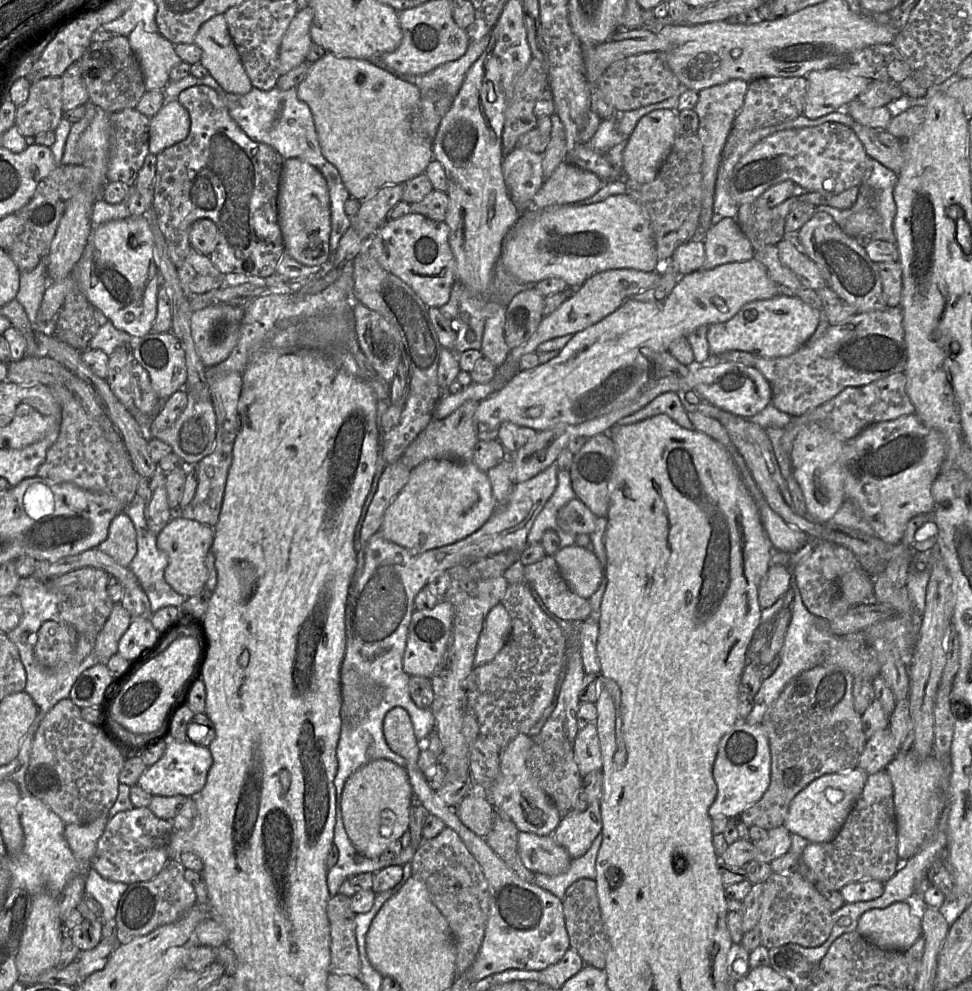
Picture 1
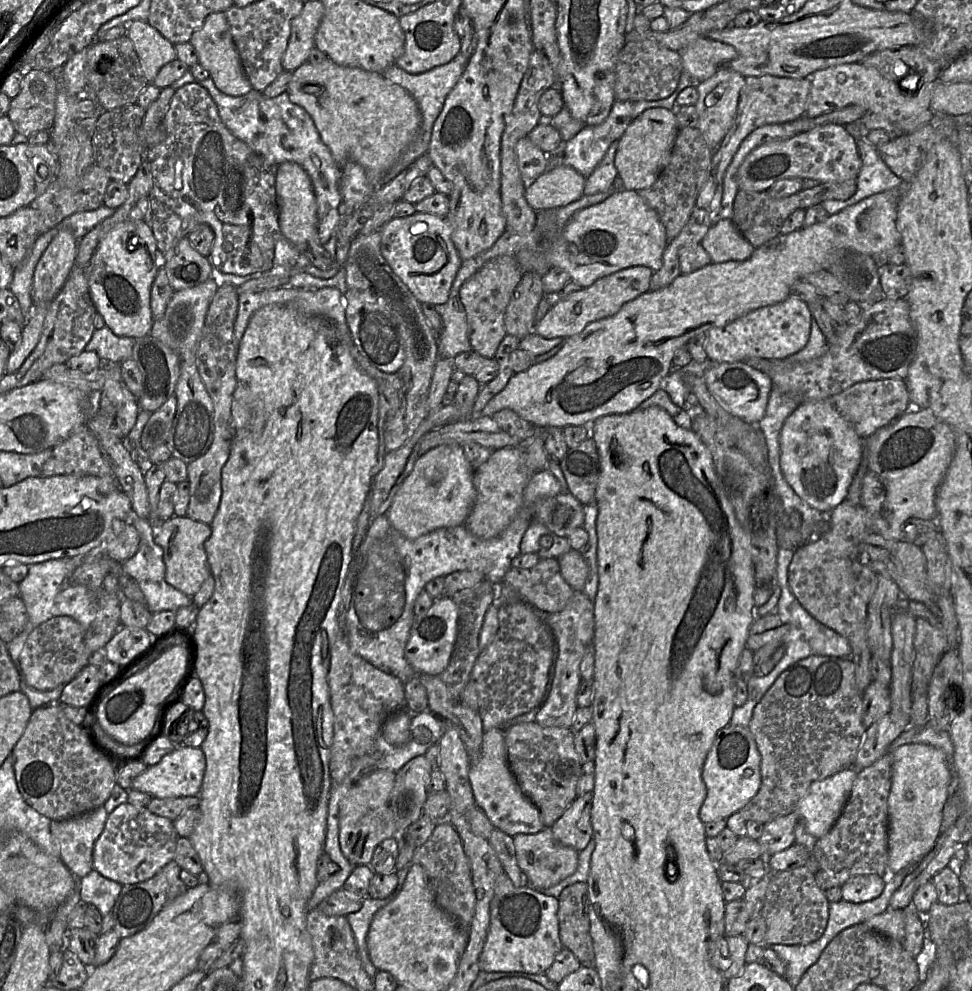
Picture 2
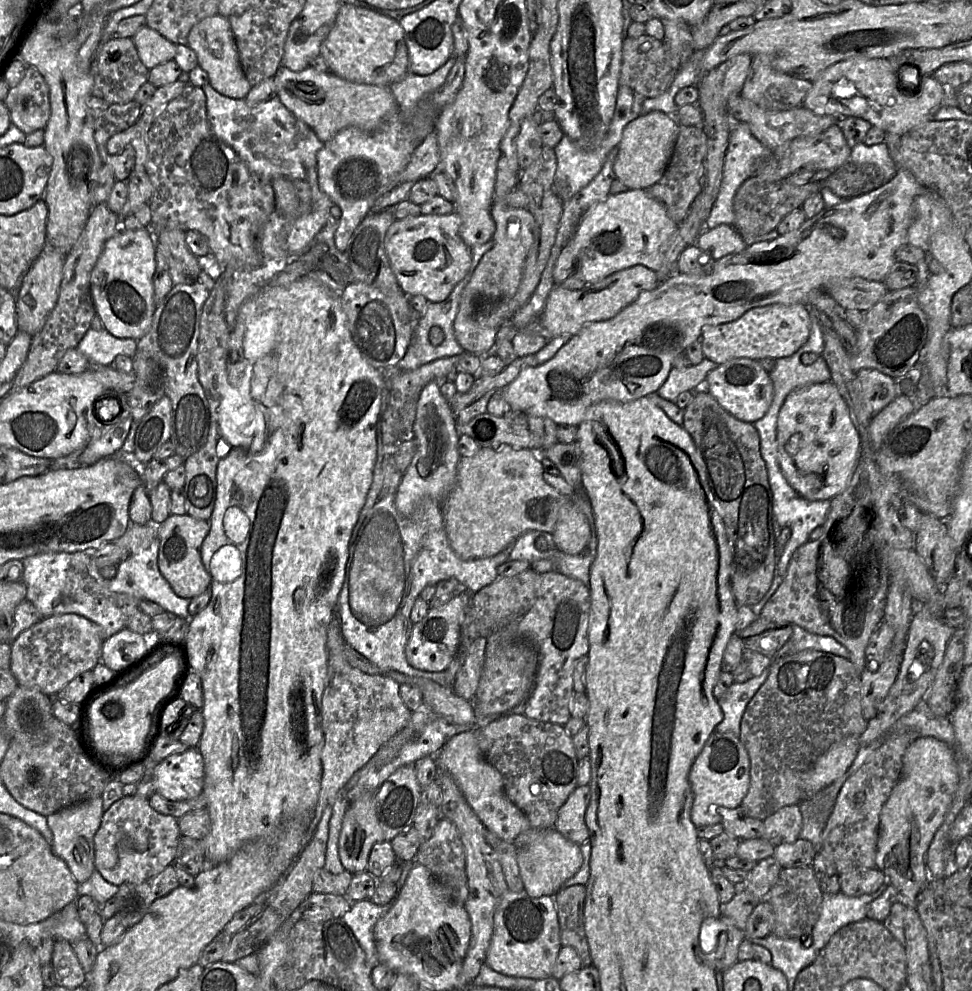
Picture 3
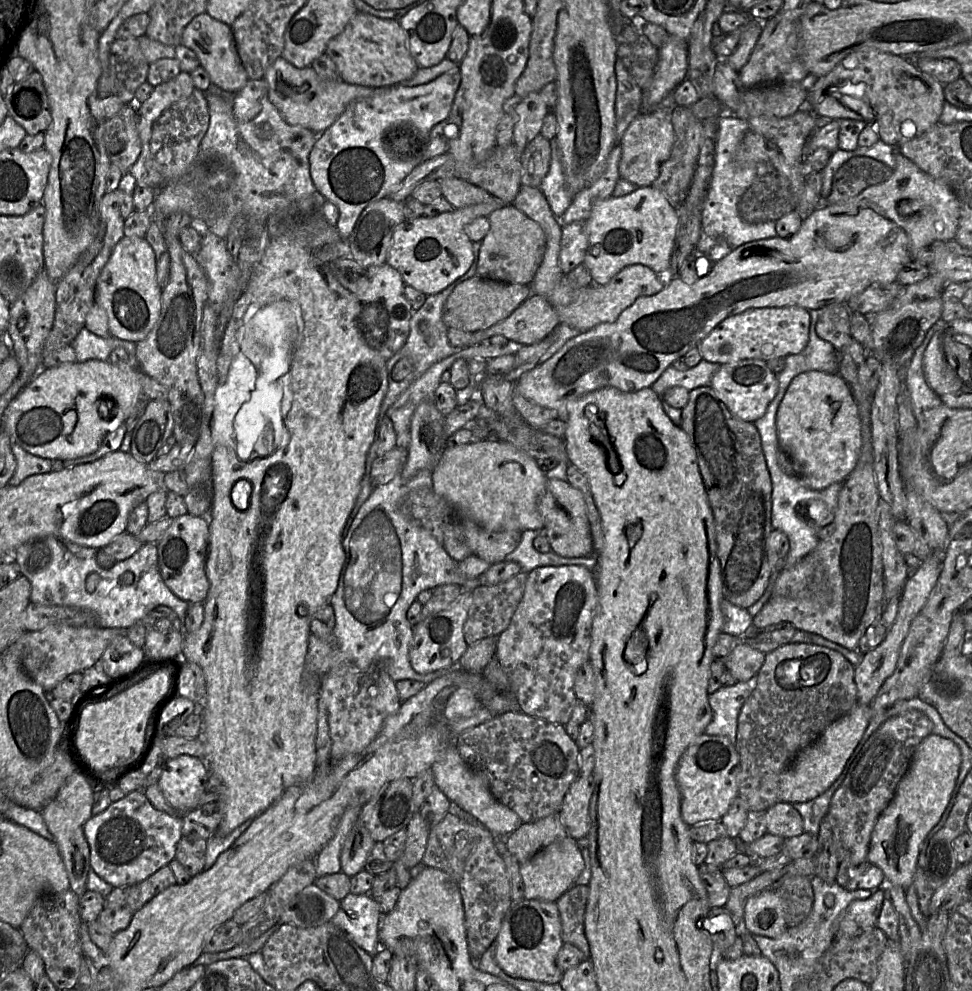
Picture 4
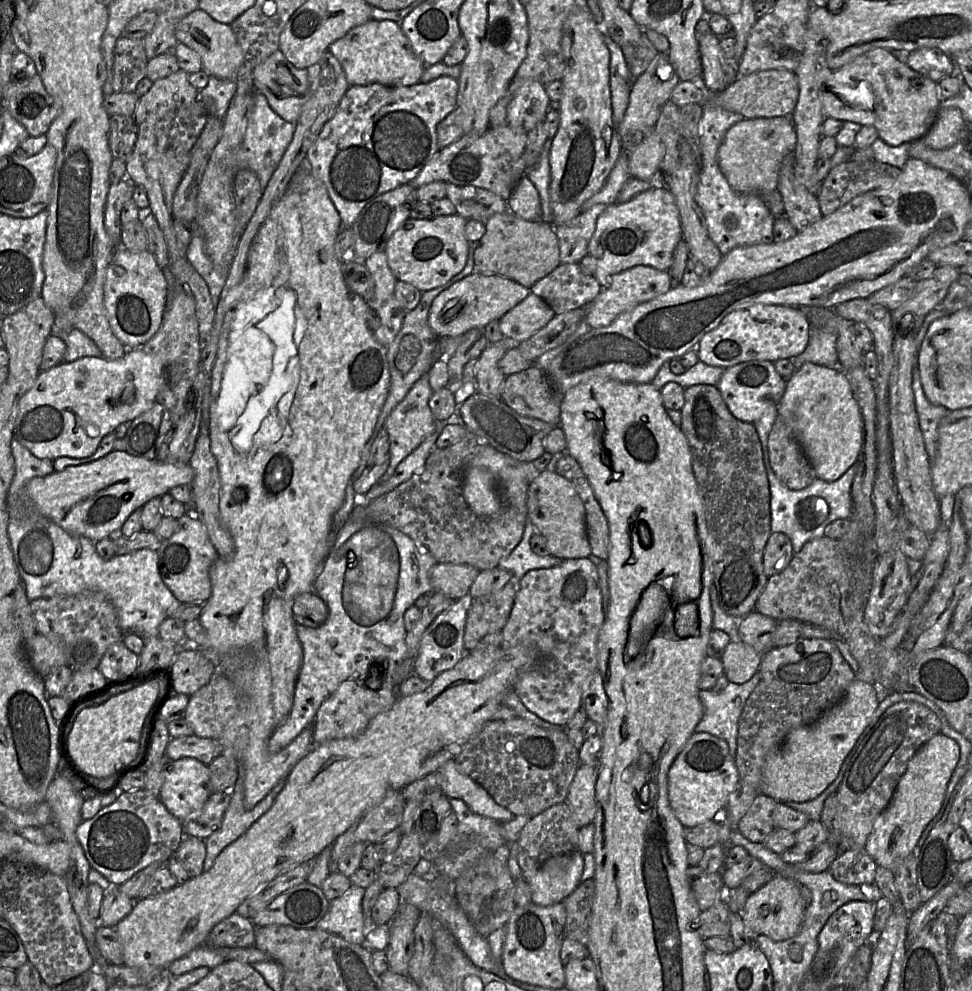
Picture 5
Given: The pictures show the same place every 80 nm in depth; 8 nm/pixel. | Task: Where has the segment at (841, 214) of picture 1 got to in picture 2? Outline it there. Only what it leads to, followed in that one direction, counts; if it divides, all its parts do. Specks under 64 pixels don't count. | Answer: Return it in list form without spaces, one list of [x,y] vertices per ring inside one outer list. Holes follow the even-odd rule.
[[[851,122],[843,126],[857,140],[862,166],[856,178],[857,190],[852,197],[847,200],[830,199],[821,203],[829,215],[836,214],[874,194],[898,189],[903,183],[882,160],[876,146],[861,138],[858,123]]]

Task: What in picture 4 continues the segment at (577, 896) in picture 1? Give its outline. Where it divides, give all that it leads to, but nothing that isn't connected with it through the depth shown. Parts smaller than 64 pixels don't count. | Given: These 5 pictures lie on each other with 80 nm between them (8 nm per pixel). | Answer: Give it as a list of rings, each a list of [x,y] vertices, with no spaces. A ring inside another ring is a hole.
[[[573,885],[555,903],[561,920],[561,938],[578,948],[585,958],[590,951],[584,934],[584,917],[589,896],[588,885]]]

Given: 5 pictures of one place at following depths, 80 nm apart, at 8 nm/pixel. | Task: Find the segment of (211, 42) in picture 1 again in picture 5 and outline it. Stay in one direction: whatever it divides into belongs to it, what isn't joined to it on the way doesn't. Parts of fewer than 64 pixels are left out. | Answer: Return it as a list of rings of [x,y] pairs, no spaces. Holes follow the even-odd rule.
[[[201,9],[185,16],[176,26],[175,36],[179,43],[194,50],[200,57],[202,69],[210,76],[234,80],[244,63],[244,56],[231,25],[220,23]]]

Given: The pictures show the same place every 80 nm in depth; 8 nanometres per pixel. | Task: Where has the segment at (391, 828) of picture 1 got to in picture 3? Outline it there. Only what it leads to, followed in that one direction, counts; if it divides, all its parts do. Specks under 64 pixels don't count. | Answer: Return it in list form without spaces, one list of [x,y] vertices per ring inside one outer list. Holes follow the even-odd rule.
[[[366,793],[350,804],[342,820],[338,854],[344,869],[352,875],[365,871],[372,847],[382,841],[374,793]]]

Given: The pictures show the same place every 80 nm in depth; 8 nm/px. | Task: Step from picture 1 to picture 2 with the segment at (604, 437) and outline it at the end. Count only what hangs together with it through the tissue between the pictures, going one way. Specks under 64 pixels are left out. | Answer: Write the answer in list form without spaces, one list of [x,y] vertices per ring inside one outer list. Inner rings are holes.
[[[589,437],[576,447],[569,448],[559,465],[567,482],[568,492],[583,505],[595,503],[600,461],[594,439]]]

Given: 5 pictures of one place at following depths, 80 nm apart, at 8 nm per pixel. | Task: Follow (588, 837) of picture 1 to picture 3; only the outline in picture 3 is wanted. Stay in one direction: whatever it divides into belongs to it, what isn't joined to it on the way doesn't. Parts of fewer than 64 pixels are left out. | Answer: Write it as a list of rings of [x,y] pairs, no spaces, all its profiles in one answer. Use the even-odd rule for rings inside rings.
[[[590,785],[577,786],[560,808],[554,826],[557,832],[579,846],[589,842],[585,816],[590,798]]]

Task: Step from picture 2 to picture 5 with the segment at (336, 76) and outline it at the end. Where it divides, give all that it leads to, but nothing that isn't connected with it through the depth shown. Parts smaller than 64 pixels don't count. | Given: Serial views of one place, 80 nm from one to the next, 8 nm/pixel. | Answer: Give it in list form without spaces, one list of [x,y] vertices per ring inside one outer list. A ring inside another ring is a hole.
[[[277,50],[264,62],[253,68],[252,79],[256,92],[265,96],[273,111],[285,121],[295,124],[308,96],[307,69],[297,69],[285,58],[280,50]]]

